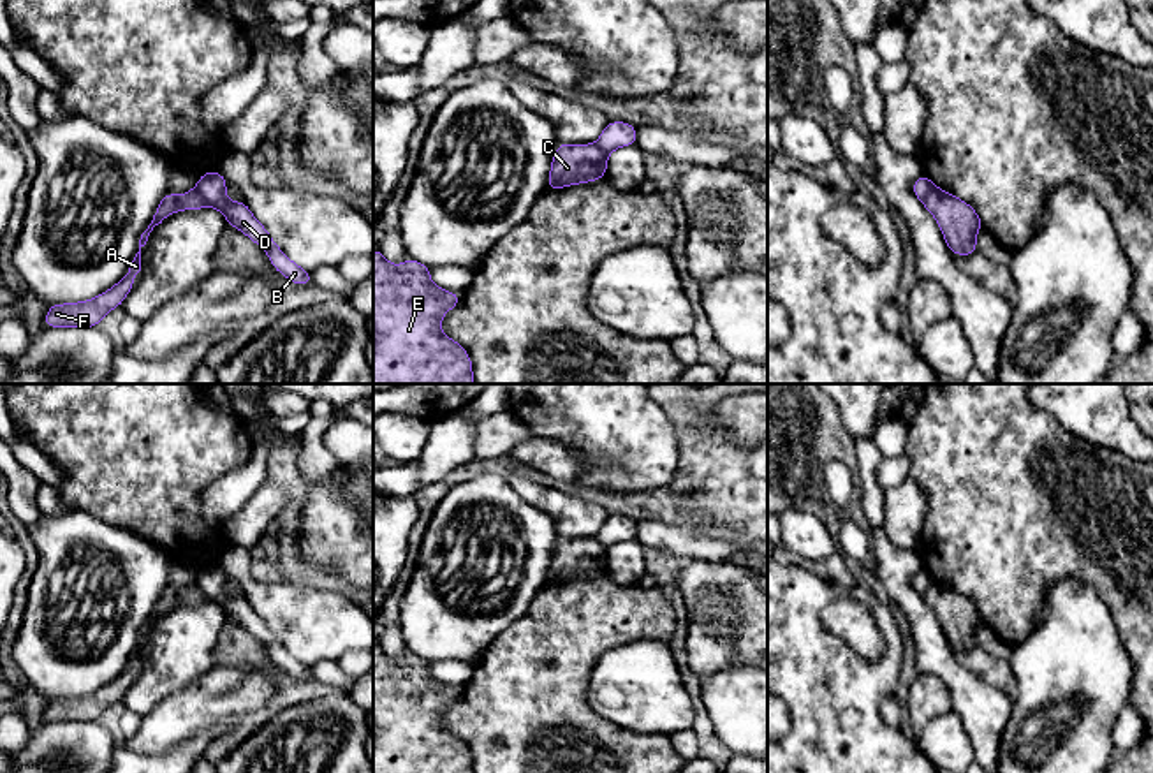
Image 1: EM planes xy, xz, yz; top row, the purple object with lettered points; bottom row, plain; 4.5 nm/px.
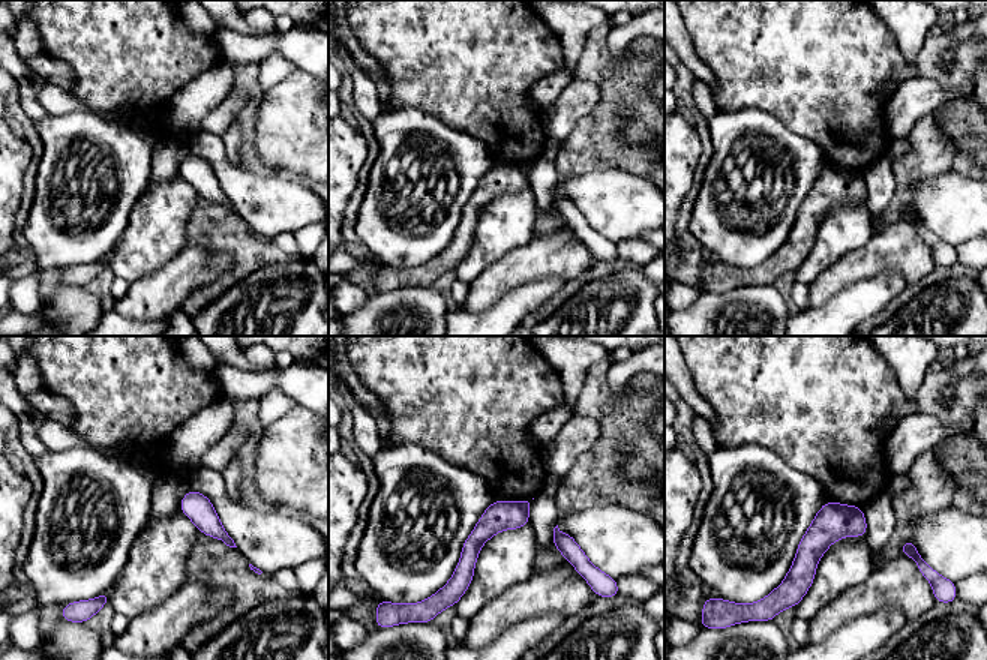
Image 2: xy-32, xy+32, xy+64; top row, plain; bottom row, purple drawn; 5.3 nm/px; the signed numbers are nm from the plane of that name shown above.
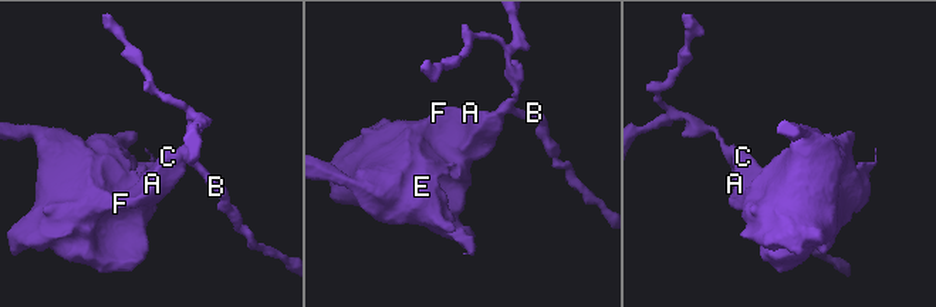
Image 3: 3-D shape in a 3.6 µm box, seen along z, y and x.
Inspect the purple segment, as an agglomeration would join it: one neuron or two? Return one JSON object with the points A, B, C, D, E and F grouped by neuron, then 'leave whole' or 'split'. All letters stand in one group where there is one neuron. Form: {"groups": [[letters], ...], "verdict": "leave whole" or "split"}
{"groups": [["A", "C", "E", "F"], ["B", "D"]], "verdict": "split"}

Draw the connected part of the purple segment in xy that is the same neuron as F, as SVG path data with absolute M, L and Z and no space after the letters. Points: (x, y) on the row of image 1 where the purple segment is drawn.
M197 188L188 190L183 195L167 192L158 208L155 210L153 220L148 229L141 234L139 252L136 254L129 273L109 291L99 294L90 301L49 305L44 319L46 329L49 328L97 328L102 317L121 306L123 299L134 287L136 275L141 271L141 248L146 245L150 232L155 225L162 224L174 211L201 210L206 208L202 194Z

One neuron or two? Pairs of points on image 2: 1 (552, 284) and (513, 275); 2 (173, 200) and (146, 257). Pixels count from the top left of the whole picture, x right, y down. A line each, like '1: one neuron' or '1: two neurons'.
1: two neurons
2: one neuron

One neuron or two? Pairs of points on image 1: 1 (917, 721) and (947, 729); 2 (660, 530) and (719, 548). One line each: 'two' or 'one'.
1: two
2: one

